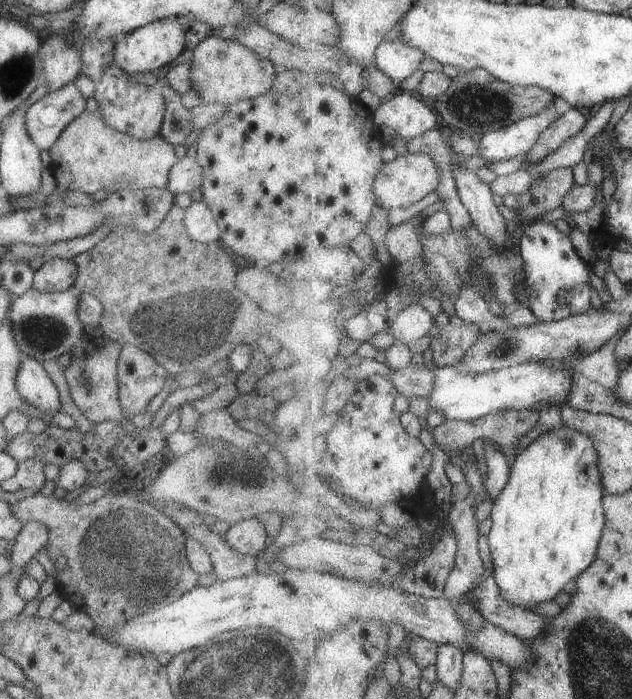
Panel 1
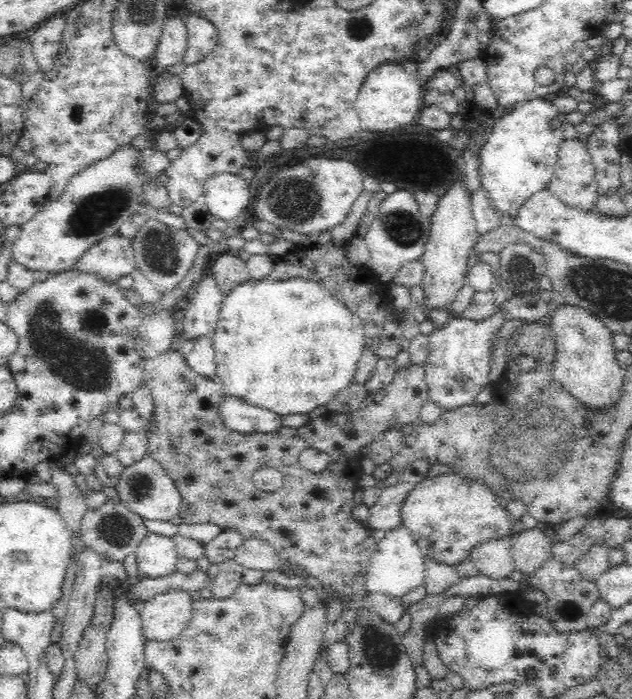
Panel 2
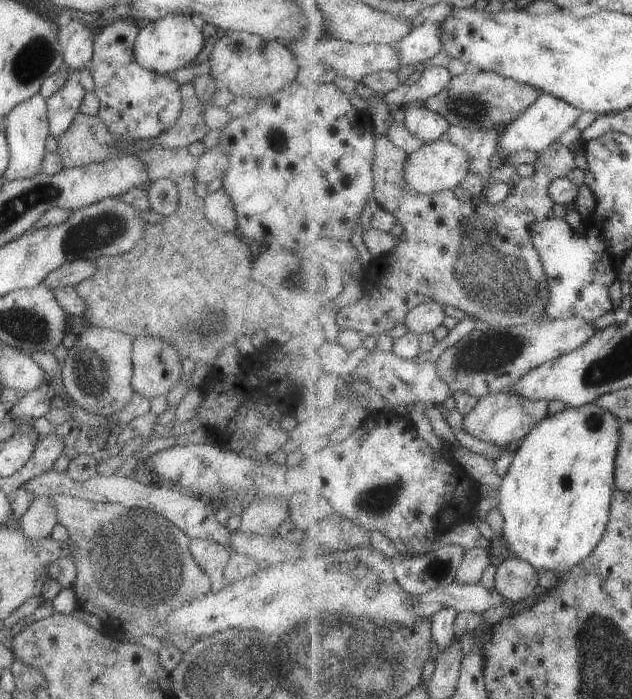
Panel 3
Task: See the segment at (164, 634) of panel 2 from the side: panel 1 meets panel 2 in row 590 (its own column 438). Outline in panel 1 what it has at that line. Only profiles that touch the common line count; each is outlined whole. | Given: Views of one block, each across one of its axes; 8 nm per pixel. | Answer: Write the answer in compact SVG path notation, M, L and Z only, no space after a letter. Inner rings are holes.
M407 152L395 157L381 169L376 176L374 191L379 206L390 208L409 208L411 204L423 200L427 194L435 192L440 183L440 170L436 160L427 153Z

